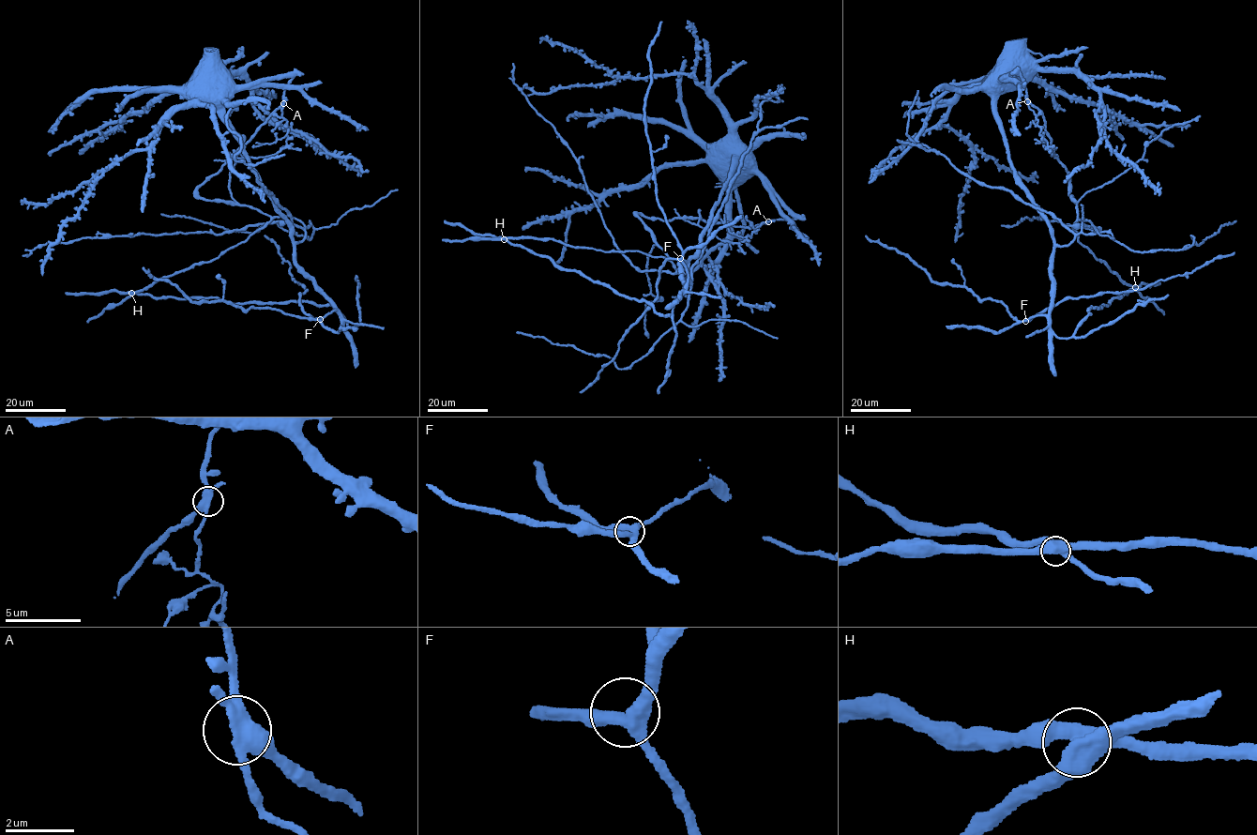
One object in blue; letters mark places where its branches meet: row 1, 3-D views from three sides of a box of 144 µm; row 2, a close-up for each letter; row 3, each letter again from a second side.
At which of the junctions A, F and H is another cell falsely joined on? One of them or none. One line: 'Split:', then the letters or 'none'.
Split: A

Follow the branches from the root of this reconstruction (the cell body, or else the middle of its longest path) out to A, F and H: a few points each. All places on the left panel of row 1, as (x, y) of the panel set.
A: (210, 99), (205, 105), (217, 107), (236, 90), (251, 83), (295, 74), (284, 90), (283, 103)
F: (210, 99), (205, 105), (227, 123), (262, 187), (285, 220), (295, 263), (335, 309), (320, 319)
H: (210, 99), (204, 103), (240, 144), (292, 240), (305, 235), (299, 220), (276, 216), (217, 257), (131, 293)

